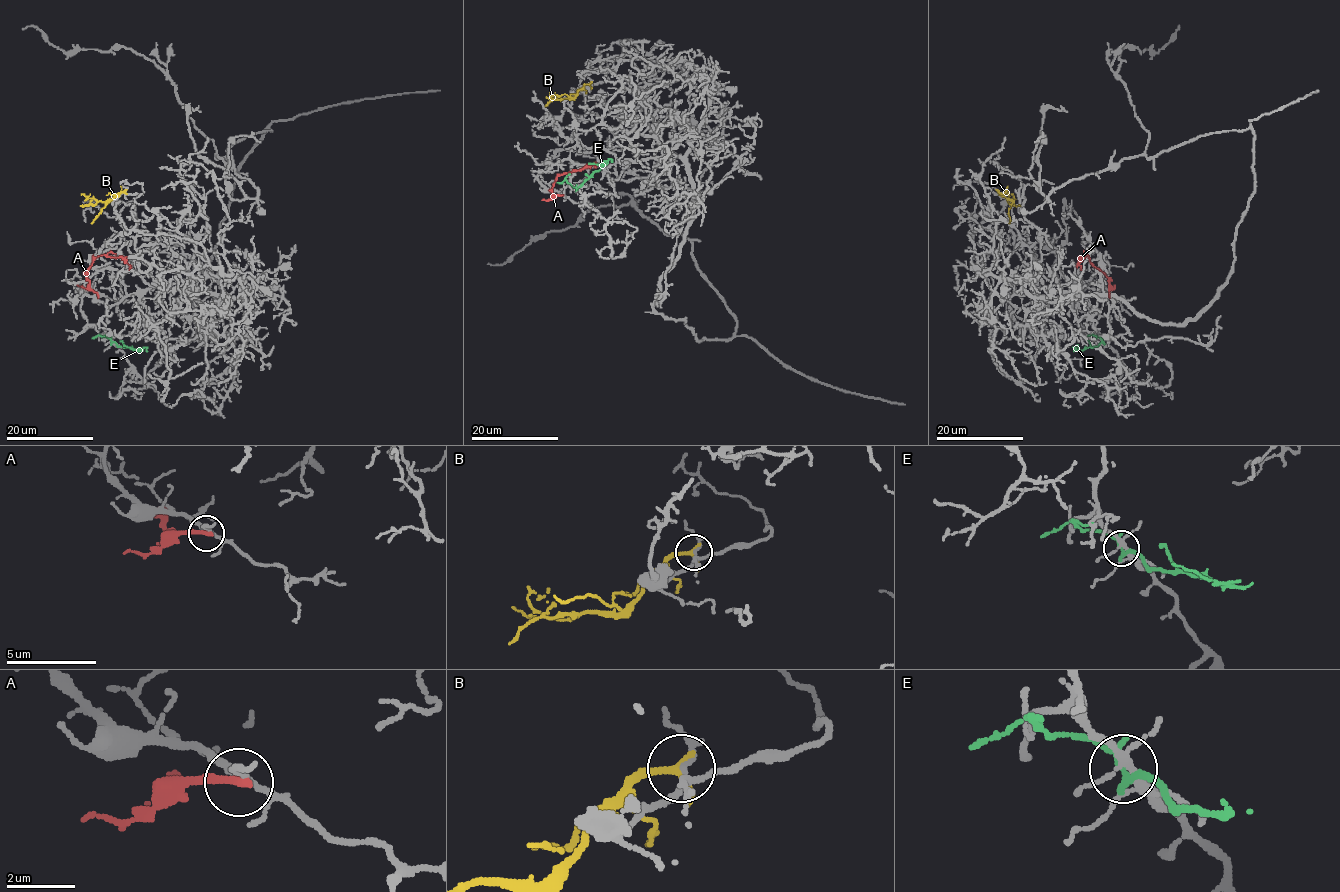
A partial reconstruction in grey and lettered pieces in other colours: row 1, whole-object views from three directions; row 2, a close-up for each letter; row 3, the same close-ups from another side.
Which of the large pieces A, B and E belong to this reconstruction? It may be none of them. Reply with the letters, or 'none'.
none

